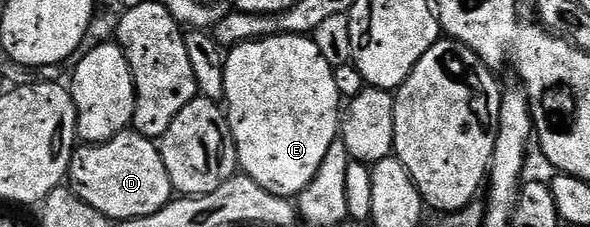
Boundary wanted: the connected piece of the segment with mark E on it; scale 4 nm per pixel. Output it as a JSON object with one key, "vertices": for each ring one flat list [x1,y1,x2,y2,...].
{"vertices":[[277,34,267,38,254,39,251,42,241,42,238,46,231,47,224,64,225,94,229,128,233,134,234,143,237,146,238,165,241,171,250,179,254,180,262,188,274,195,294,198,306,190,308,184,319,171,321,161,332,143,337,141,340,132,340,121,342,115,342,99,337,91,334,67,328,64,328,60,320,54,320,48,316,47,313,37,301,34]]}

